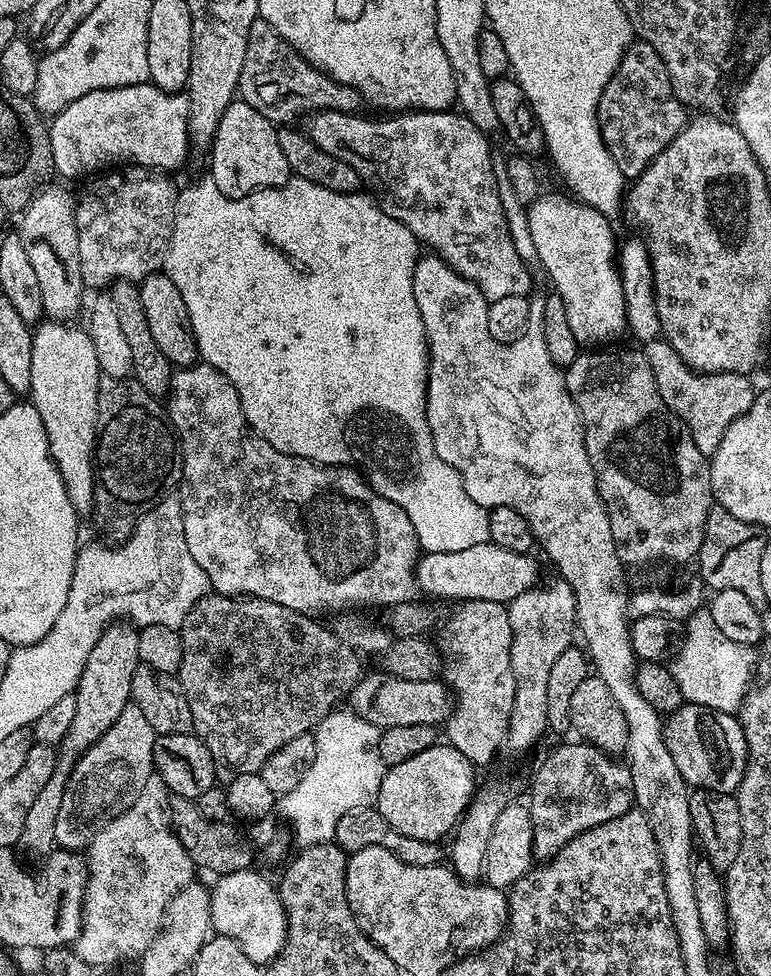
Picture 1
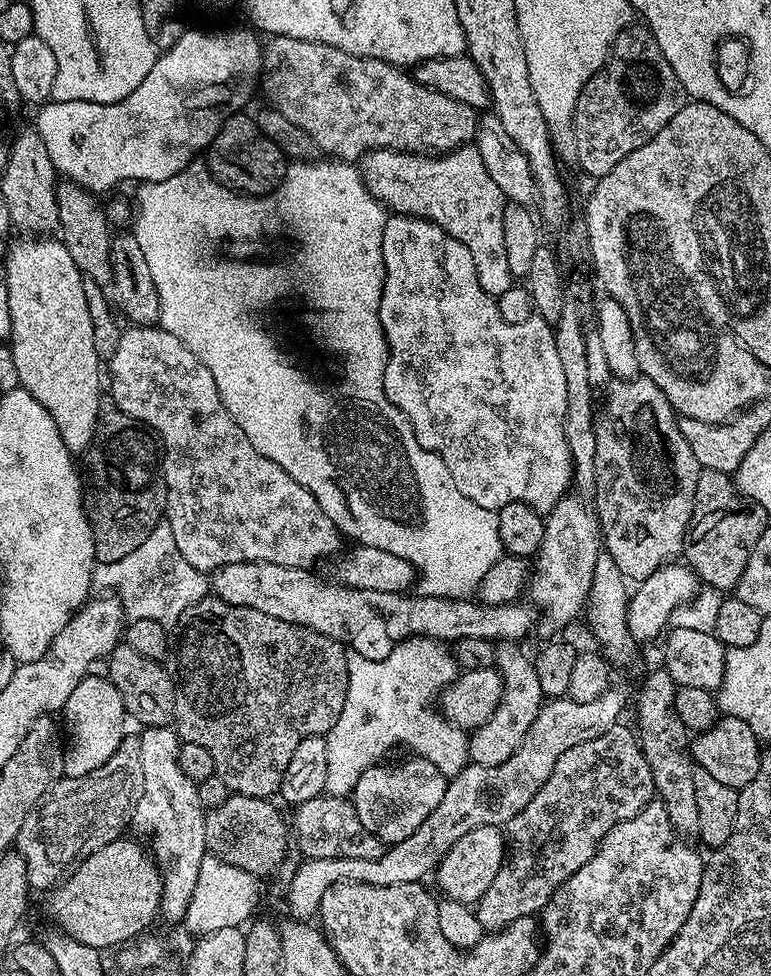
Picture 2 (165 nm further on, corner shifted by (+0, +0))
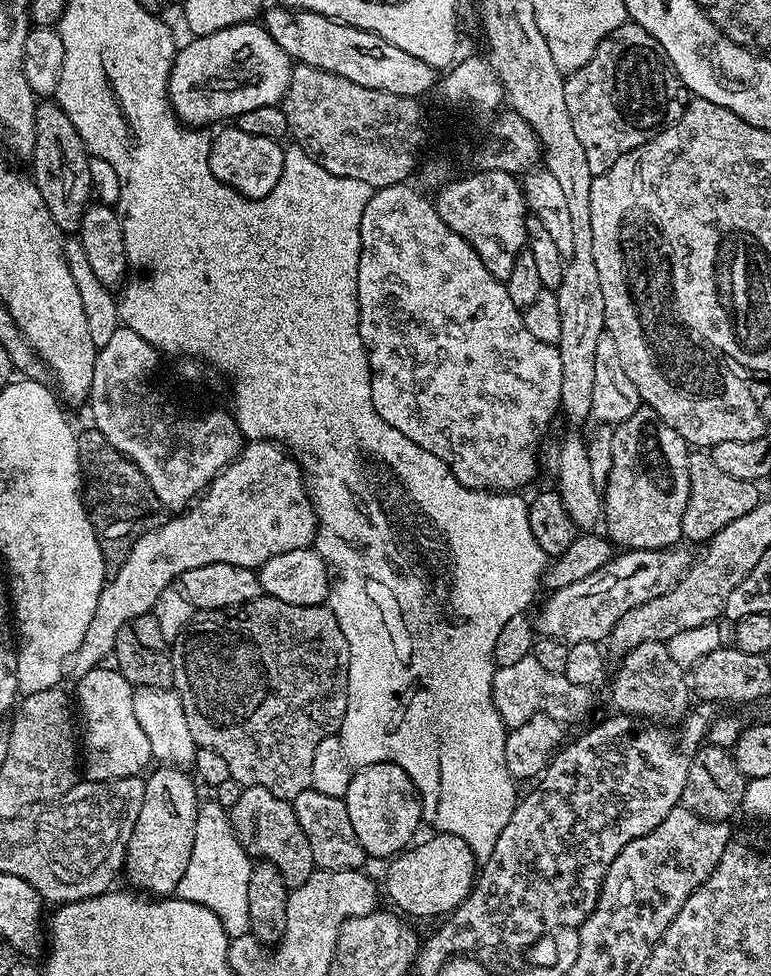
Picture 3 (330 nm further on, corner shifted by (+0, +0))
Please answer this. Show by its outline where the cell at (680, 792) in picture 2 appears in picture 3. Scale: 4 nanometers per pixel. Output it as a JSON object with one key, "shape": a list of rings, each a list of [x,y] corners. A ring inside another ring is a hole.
{"shape":[[[665,641],[642,642],[623,653],[621,660],[624,661],[612,680],[612,704],[617,713],[639,718],[644,722],[659,722],[664,726],[675,725],[688,715],[690,680],[685,669],[670,658],[670,650]]]}

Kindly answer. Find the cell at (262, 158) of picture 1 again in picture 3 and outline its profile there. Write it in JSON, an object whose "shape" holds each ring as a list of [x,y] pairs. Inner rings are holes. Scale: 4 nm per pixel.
{"shape":[[[224,126],[220,130],[217,136],[211,137],[208,146],[208,165],[214,178],[243,196],[249,196],[251,200],[261,200],[266,194],[270,194],[270,190],[278,186],[278,178],[282,178],[284,169],[285,149],[281,141],[258,138],[254,134],[238,130],[235,126]]]}

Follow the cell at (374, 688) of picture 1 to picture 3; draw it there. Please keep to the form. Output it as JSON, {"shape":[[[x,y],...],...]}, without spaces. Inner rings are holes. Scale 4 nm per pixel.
{"shape":[[[530,654],[514,662],[514,666],[497,668],[492,679],[494,706],[509,729],[522,726],[522,722],[534,718],[534,714],[539,712],[559,720],[561,725],[569,726],[591,710],[592,696],[588,692],[591,691],[585,685],[570,682],[570,678],[566,678],[562,672],[545,670]]]}

